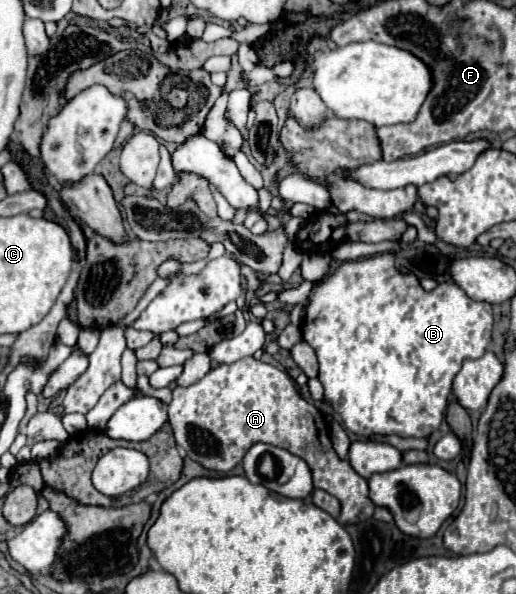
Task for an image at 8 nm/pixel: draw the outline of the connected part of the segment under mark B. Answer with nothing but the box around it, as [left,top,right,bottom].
[302,254,494,438]

